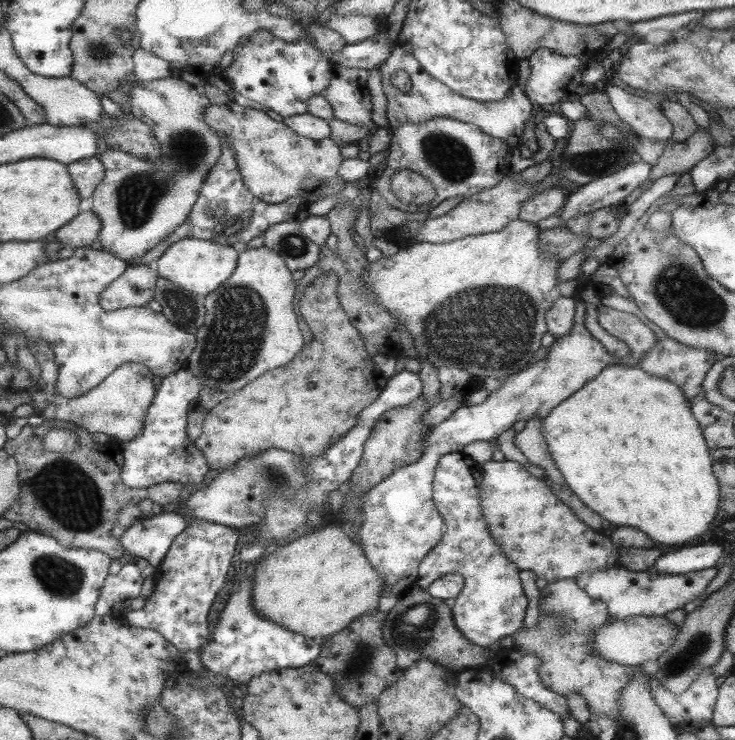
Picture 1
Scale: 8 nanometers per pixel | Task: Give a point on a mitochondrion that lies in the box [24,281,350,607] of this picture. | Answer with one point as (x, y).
(62, 578)

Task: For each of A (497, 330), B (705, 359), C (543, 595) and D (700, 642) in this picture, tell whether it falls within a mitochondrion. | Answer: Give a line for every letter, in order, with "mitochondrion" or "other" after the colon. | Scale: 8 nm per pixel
A: mitochondrion
B: other
C: other
D: mitochondrion

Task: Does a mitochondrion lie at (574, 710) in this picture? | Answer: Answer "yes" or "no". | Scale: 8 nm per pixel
no

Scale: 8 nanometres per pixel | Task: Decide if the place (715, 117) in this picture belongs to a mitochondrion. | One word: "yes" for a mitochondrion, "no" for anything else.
no

